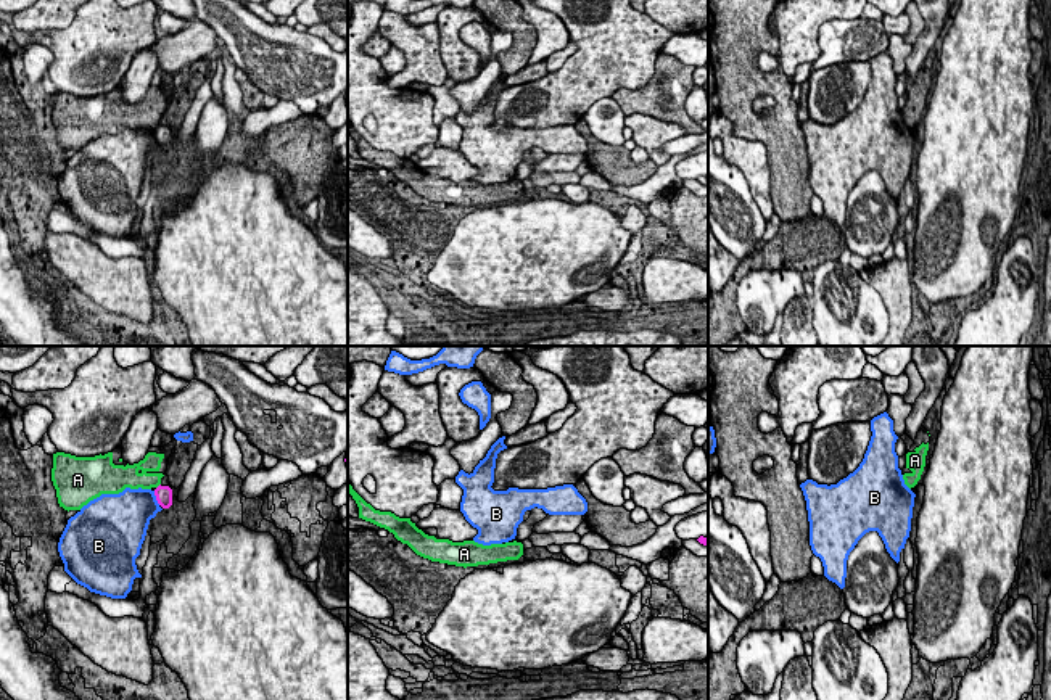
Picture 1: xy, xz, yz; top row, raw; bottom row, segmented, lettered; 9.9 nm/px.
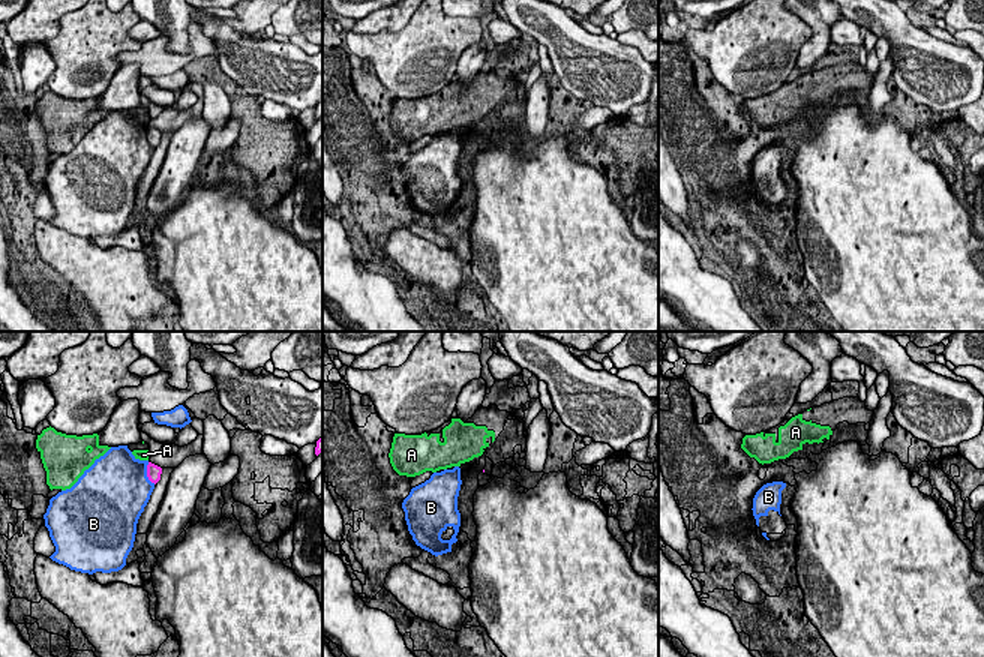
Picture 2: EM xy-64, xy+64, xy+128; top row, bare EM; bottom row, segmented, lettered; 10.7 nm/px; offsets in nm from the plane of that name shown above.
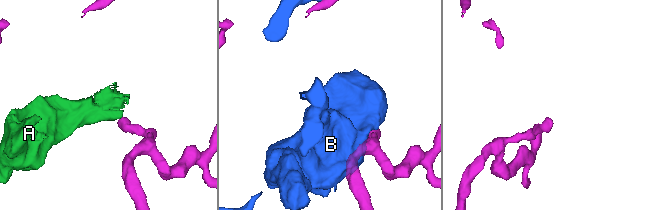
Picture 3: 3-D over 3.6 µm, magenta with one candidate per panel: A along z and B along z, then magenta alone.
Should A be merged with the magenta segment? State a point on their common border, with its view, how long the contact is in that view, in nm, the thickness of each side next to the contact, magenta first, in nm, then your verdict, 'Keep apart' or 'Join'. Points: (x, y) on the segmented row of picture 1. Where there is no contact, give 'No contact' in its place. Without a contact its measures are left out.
Touches magenta at xy (158, 486). Shared border 70 nm. Thickness 160 nm (magenta) against 190 nm. Keep apart

